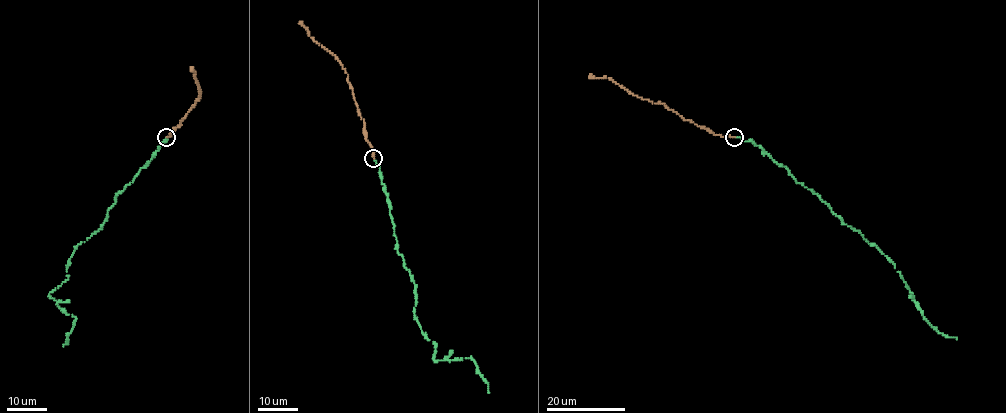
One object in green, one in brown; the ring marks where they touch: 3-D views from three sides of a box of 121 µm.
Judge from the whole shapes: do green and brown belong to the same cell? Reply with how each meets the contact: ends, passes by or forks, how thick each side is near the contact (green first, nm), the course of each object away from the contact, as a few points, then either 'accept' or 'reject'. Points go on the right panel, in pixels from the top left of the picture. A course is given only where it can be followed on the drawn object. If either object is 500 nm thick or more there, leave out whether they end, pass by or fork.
green ends there; brown ends there; 200 nm thick on the green side, 240 nm on the other; green runs (735, 136), (785, 166), (875, 245), (923, 317), (957, 338); brown runs (734, 136), (712, 133), (686, 120), (660, 102), (634, 96), (609, 78), (589, 75); accept

